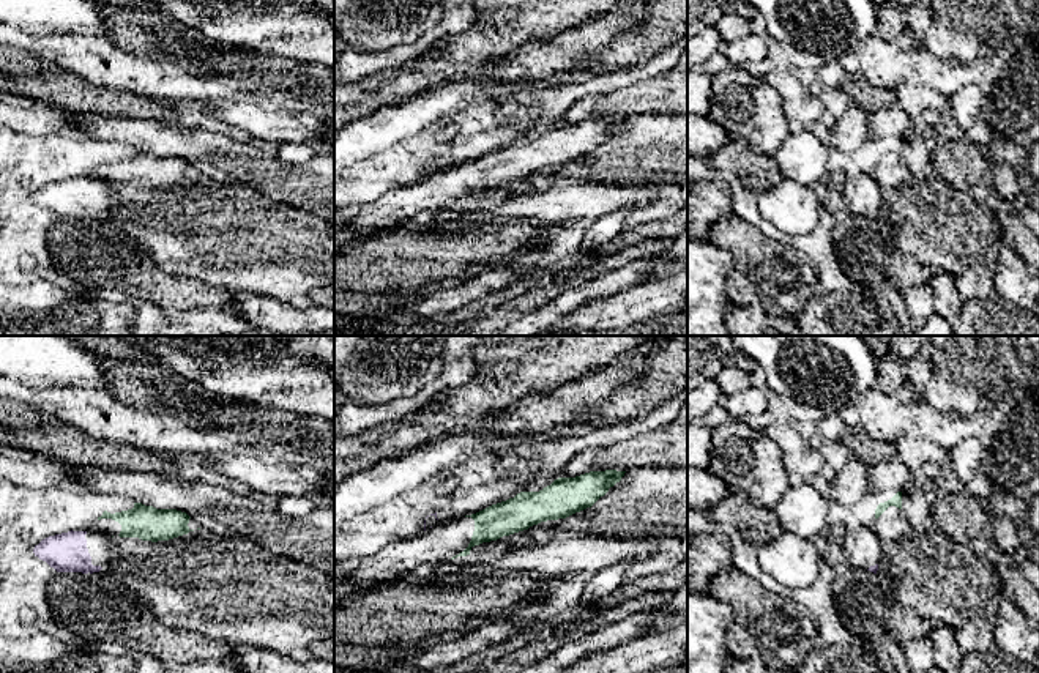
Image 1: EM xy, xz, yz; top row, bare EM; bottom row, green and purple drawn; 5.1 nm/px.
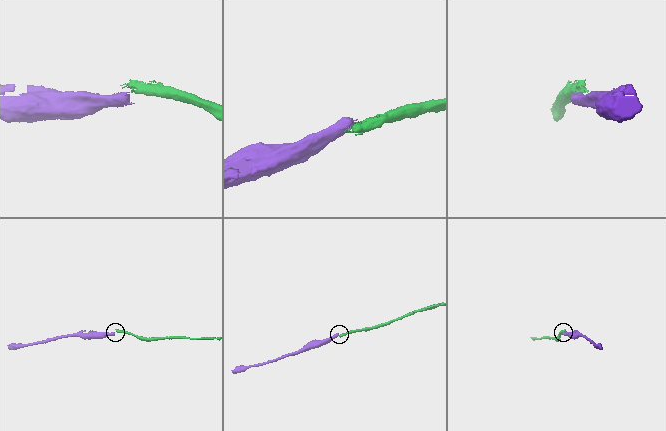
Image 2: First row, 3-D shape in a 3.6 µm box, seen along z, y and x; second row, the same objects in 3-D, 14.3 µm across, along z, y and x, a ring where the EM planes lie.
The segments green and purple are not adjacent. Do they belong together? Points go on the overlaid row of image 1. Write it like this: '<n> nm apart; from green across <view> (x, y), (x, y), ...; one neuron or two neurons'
90 nm apart; from green across xy (98, 519), (85, 531); two neurons

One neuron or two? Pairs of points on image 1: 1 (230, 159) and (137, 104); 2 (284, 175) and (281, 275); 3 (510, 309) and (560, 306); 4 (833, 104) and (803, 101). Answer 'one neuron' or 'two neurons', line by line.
1: two neurons
2: two neurons
3: two neurons
4: two neurons

